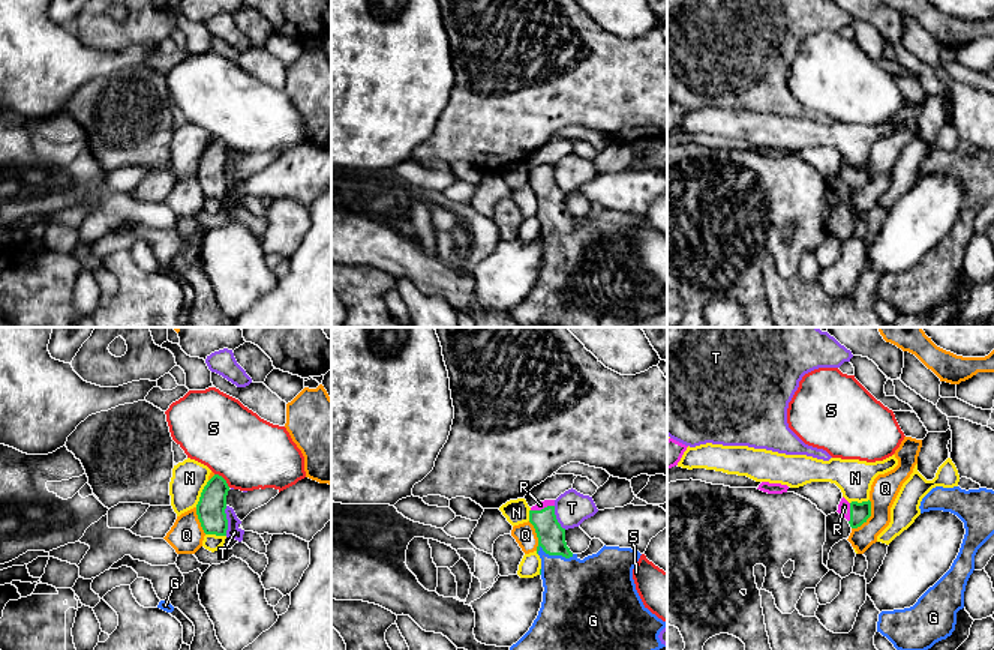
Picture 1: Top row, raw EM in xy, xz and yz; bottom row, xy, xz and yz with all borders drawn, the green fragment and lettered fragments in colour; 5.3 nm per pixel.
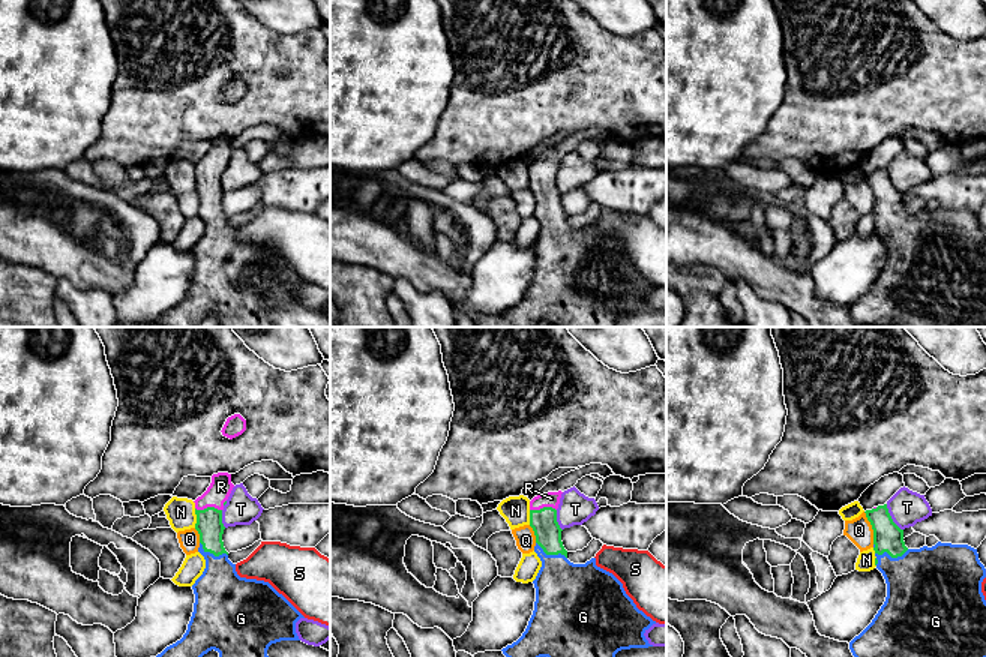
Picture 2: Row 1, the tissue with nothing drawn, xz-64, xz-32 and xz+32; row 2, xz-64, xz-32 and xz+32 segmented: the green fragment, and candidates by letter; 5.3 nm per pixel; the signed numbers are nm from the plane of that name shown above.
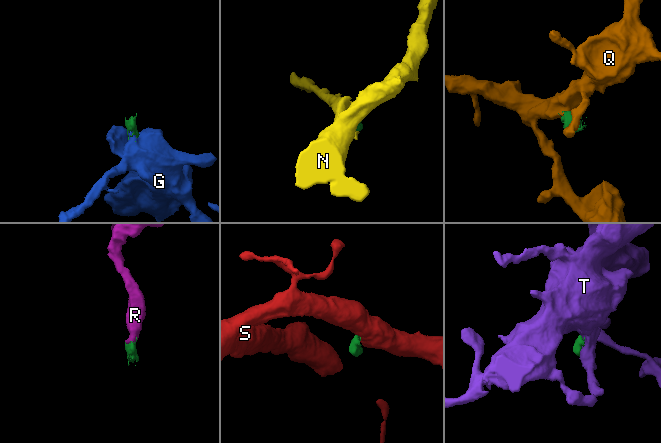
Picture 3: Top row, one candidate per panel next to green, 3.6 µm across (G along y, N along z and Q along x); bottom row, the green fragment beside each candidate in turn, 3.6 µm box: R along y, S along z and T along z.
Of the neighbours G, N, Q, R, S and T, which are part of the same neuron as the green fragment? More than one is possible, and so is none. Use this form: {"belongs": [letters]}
{"belongs": ["G", "R"]}

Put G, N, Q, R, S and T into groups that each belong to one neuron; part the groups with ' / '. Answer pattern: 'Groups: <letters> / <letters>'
Groups: G R / N / Q / S / T

